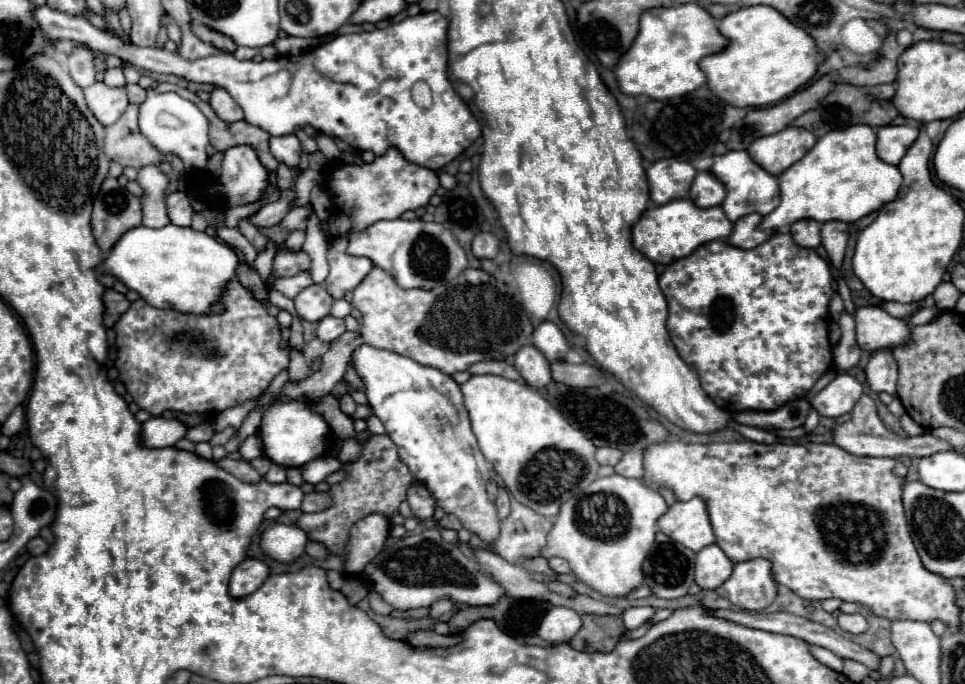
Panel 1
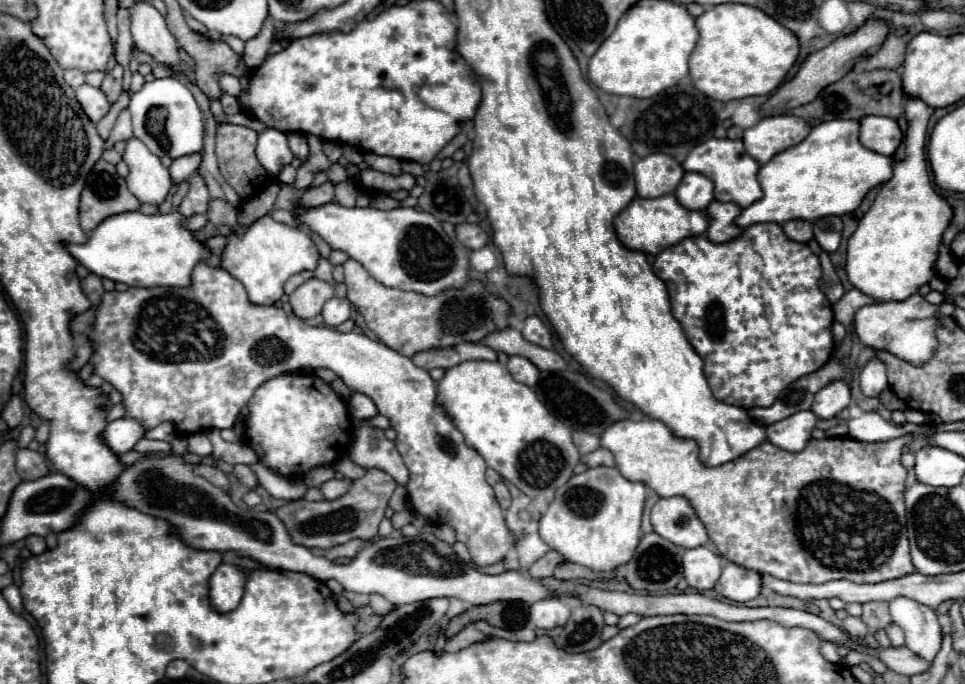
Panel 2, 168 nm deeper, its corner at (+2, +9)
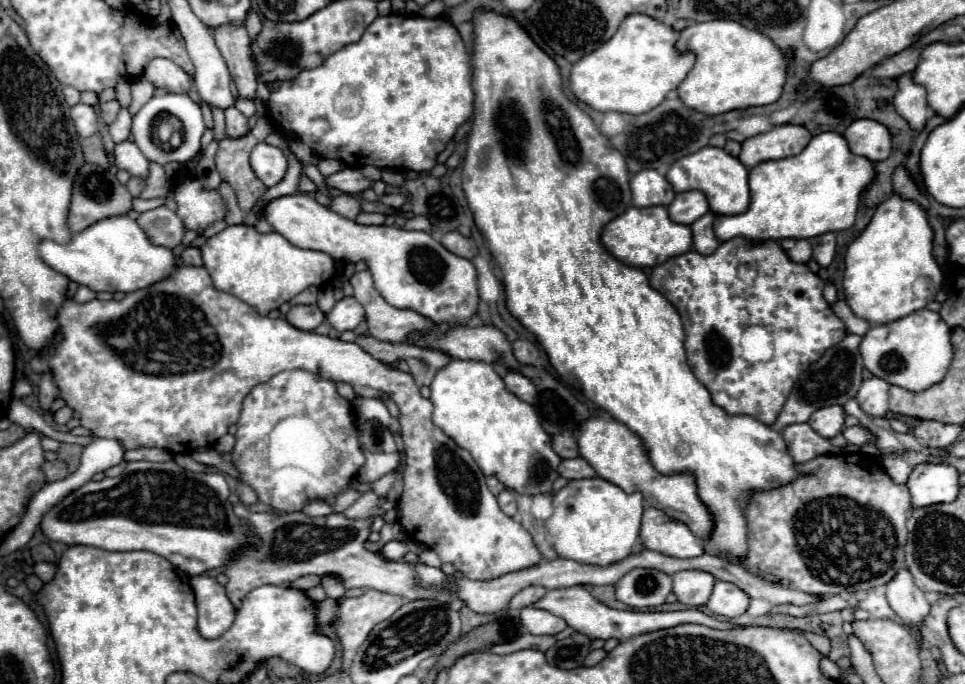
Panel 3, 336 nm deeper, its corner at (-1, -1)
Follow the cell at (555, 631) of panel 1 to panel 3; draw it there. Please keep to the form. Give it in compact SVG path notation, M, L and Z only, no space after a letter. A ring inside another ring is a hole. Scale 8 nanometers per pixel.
M534 606L522 608L520 622L530 634L558 634L566 628L566 622L560 616Z

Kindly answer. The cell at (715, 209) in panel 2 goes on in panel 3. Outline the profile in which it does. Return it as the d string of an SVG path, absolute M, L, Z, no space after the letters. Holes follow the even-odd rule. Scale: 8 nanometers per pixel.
M708 212L702 218L698 218L694 224L690 224L690 230L692 230L692 248L698 254L708 256L718 246L718 240L716 240L714 230L712 230L712 222L714 222L714 214Z

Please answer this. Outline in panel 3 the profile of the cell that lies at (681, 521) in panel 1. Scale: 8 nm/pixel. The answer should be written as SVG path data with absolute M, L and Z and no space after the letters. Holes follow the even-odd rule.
M646 508L642 514L640 542L646 550L674 558L694 558L704 554L702 540L694 536L688 526L670 520L662 510L656 508Z

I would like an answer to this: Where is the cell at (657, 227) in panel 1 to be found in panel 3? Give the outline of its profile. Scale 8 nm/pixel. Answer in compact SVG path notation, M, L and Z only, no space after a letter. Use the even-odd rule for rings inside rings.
M630 206L624 214L616 216L602 228L600 242L616 260L628 266L646 268L688 252L692 248L692 230L684 224L672 222L664 206L650 206L650 208Z

